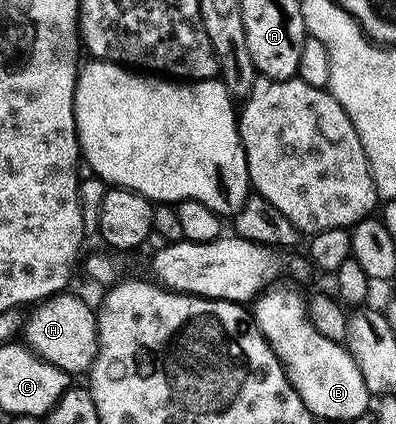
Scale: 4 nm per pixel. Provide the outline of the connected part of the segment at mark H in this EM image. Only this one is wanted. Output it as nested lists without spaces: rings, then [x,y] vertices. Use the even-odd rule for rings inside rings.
[[[60,293],[44,299],[42,303],[30,308],[31,316],[21,323],[21,339],[40,359],[51,363],[57,369],[74,373],[74,371],[90,372],[99,348],[97,337],[97,311],[79,295]]]

